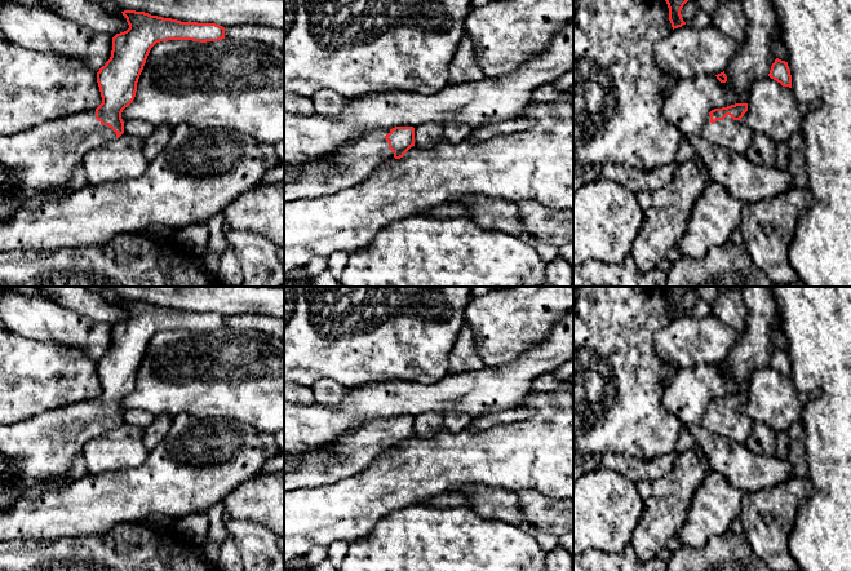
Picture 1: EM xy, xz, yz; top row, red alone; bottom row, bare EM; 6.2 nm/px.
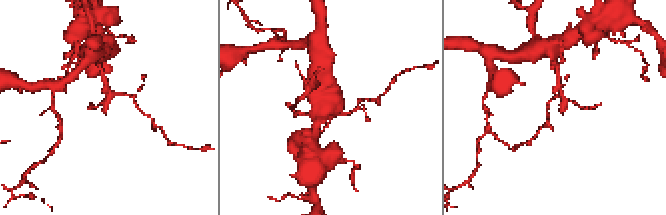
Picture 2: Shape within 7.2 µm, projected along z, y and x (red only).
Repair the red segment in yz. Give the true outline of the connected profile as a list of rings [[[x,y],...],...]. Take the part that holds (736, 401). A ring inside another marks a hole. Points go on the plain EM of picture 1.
[[[735,393],[714,398],[705,407],[701,426],[713,434],[745,444],[750,435],[750,422],[741,412],[748,393]]]

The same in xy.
[[[136,300],[121,302],[129,318],[112,327],[111,346],[97,362],[102,393],[96,399],[0,425],[0,455],[15,465],[12,482],[0,475],[0,512],[21,500],[28,487],[67,481],[85,443],[124,422],[121,402],[133,391],[139,364],[156,332],[225,328],[225,317],[216,313],[181,311]]]

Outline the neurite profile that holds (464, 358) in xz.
[[[466,322],[462,324],[448,362],[449,373],[473,372],[484,368],[484,363],[475,350],[471,329]]]

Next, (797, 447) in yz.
[[[801,421],[792,424],[792,426],[788,429],[788,435],[790,443],[786,460],[789,461],[794,475],[807,478],[806,433],[803,424]]]

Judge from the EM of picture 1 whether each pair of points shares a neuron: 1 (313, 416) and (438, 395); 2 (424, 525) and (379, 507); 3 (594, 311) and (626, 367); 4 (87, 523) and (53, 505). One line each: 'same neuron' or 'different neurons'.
1: same neuron
2: different neurons
3: same neuron
4: same neuron

